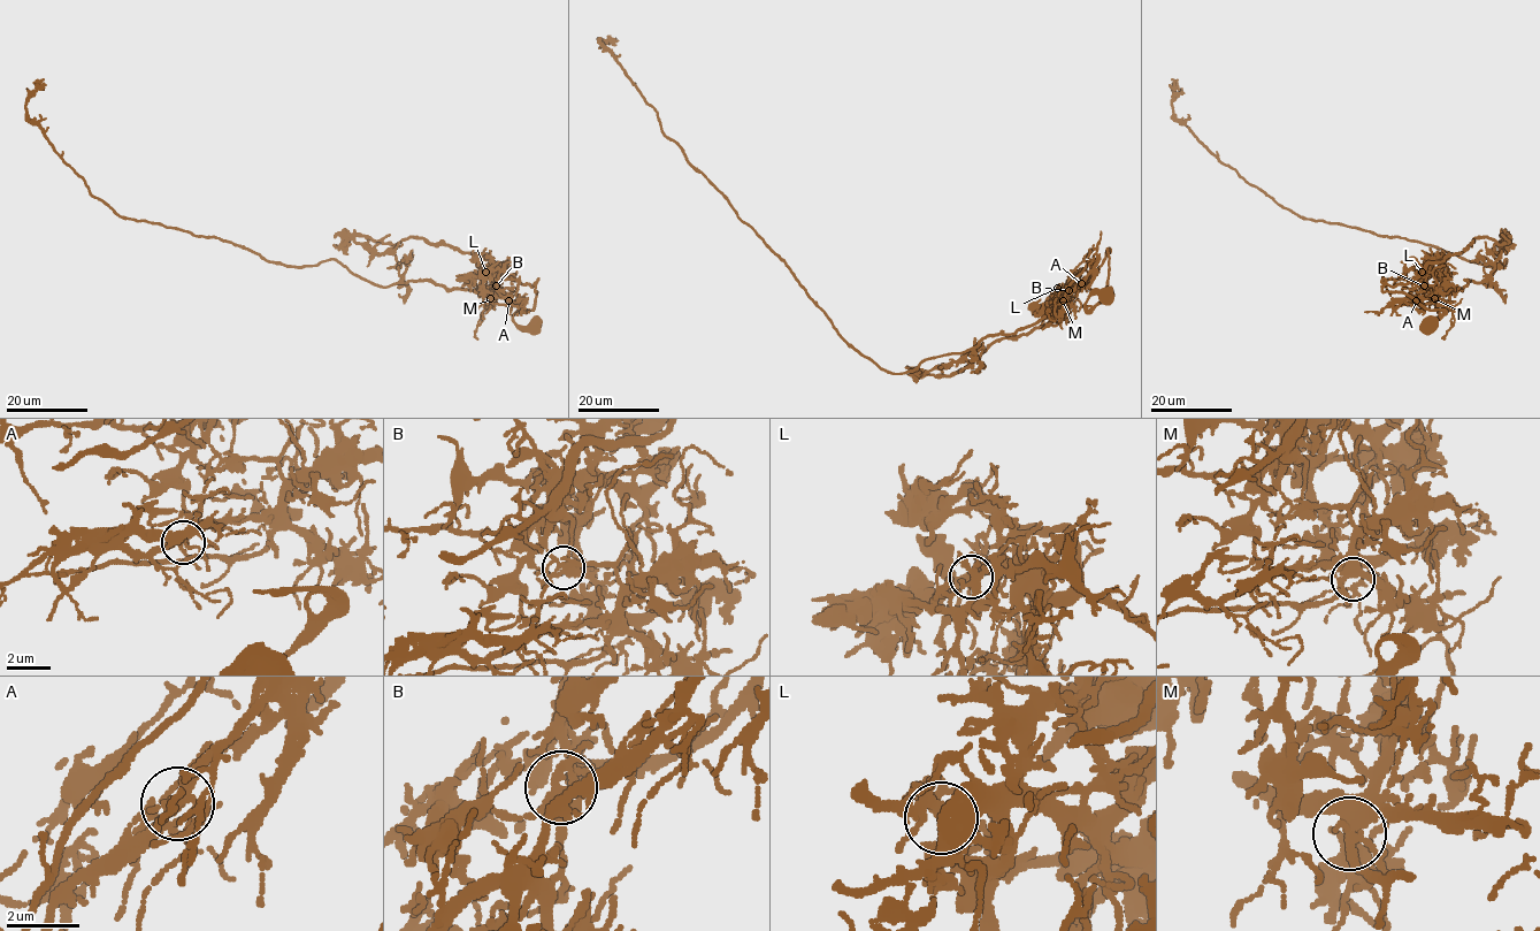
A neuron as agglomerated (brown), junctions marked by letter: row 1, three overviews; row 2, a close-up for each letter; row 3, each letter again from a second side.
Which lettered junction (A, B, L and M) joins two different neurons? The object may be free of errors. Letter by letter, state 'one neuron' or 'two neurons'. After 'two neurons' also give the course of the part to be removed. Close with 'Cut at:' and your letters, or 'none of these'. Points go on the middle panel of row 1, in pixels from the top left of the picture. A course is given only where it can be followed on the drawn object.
A: one neuron
B: two neurons; course (1069, 291), (1055, 312), (1013, 334), (905, 372), (880, 368), (663, 131), (597, 39), (615, 38)
L: one neuron
M: one neuron
Cut at: B

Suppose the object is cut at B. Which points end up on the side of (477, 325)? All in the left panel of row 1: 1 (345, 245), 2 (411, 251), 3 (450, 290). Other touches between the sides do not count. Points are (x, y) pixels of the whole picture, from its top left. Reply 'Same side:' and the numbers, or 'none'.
Same side: 2, 3

